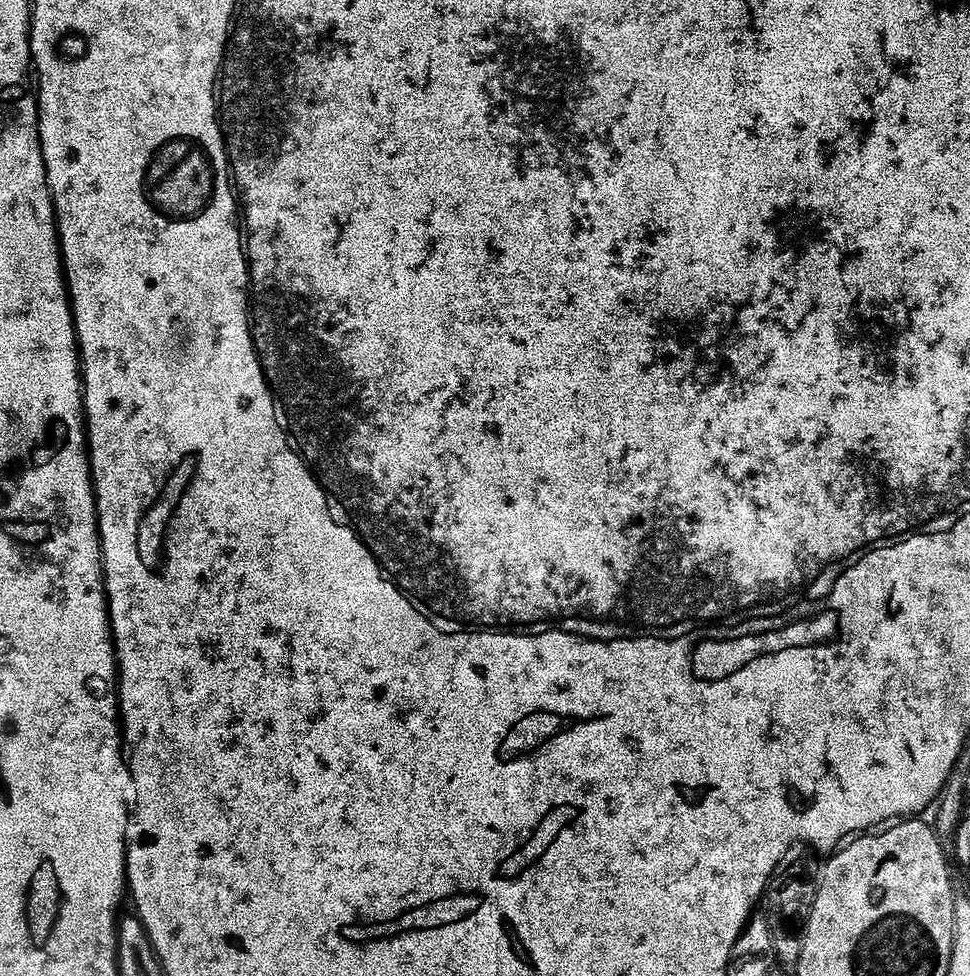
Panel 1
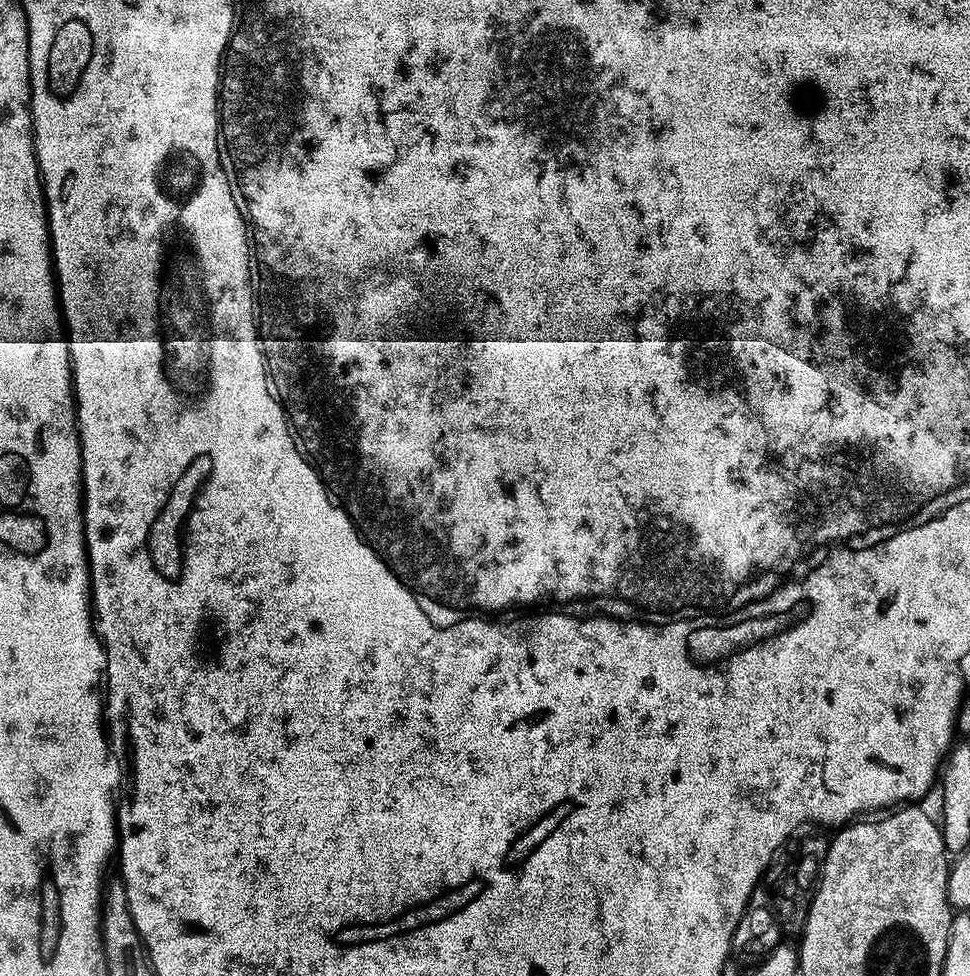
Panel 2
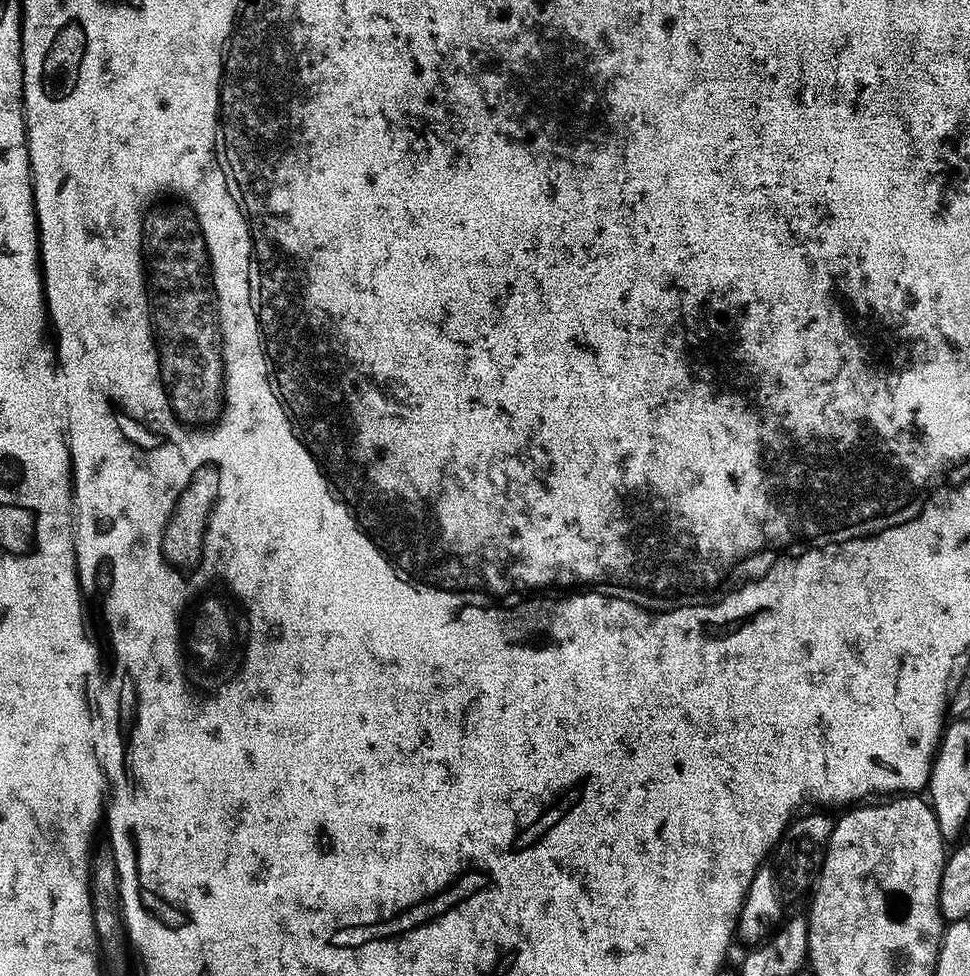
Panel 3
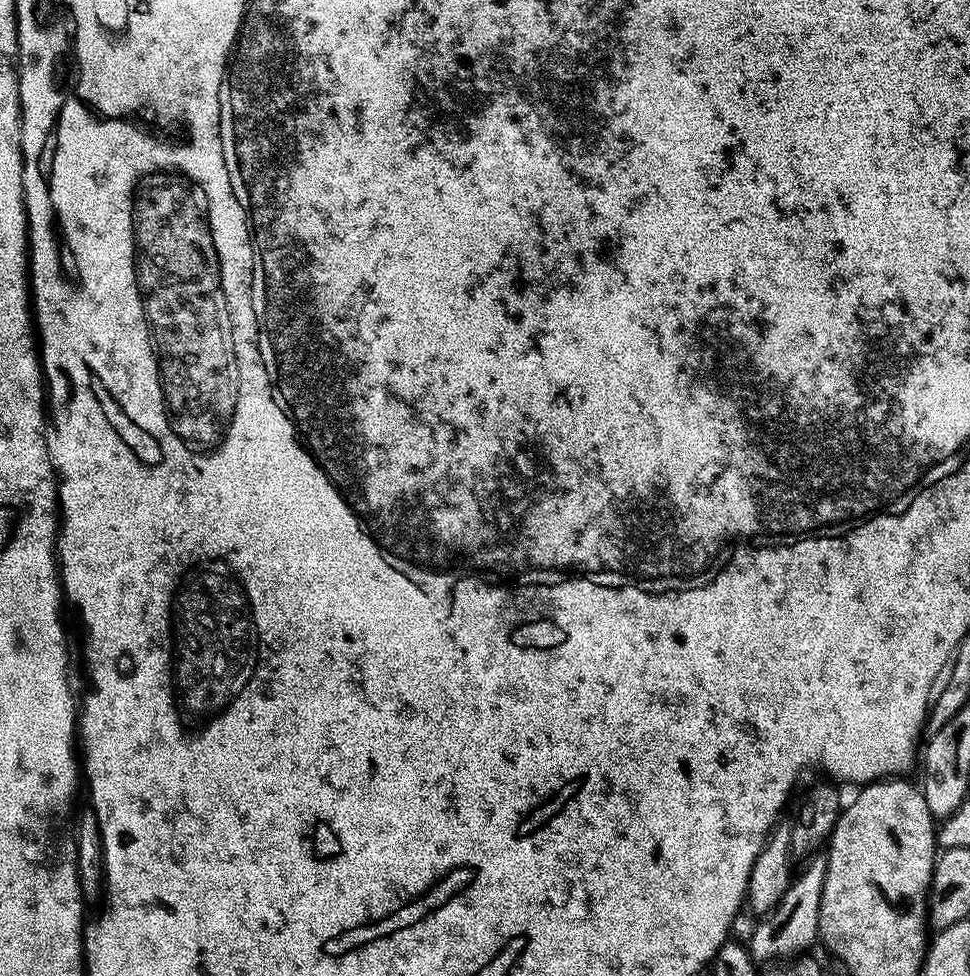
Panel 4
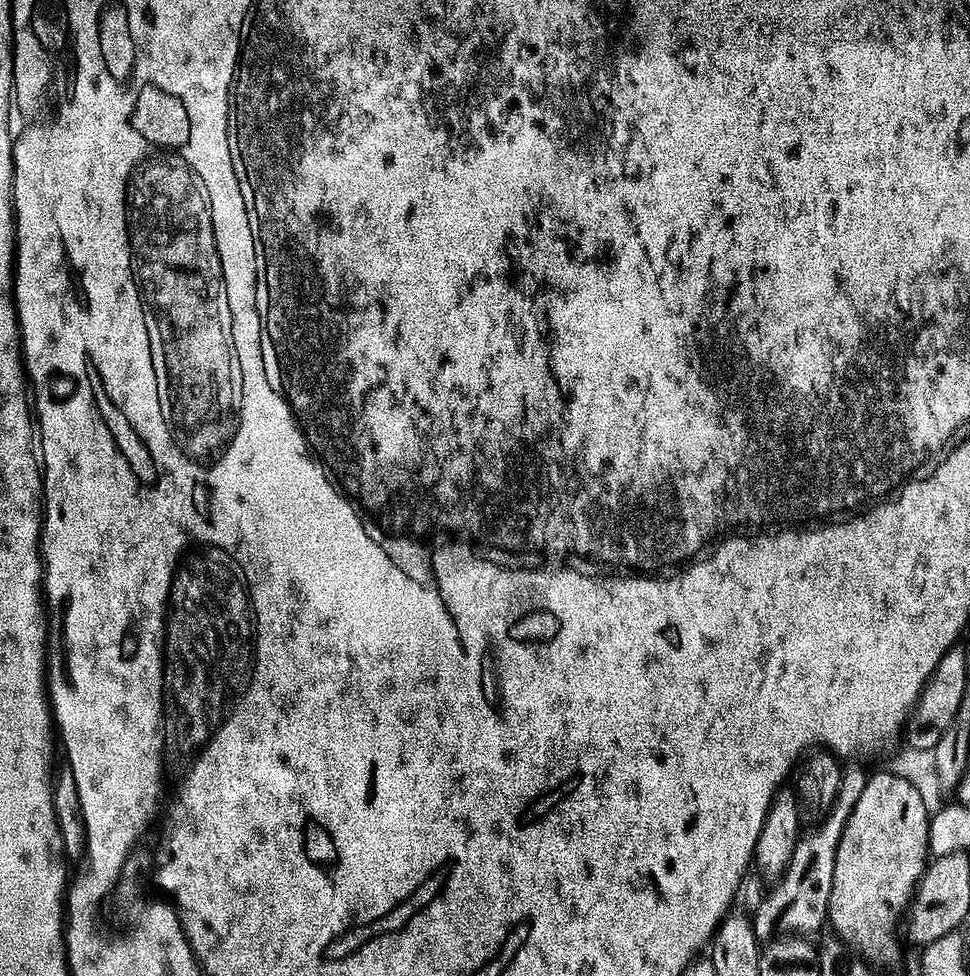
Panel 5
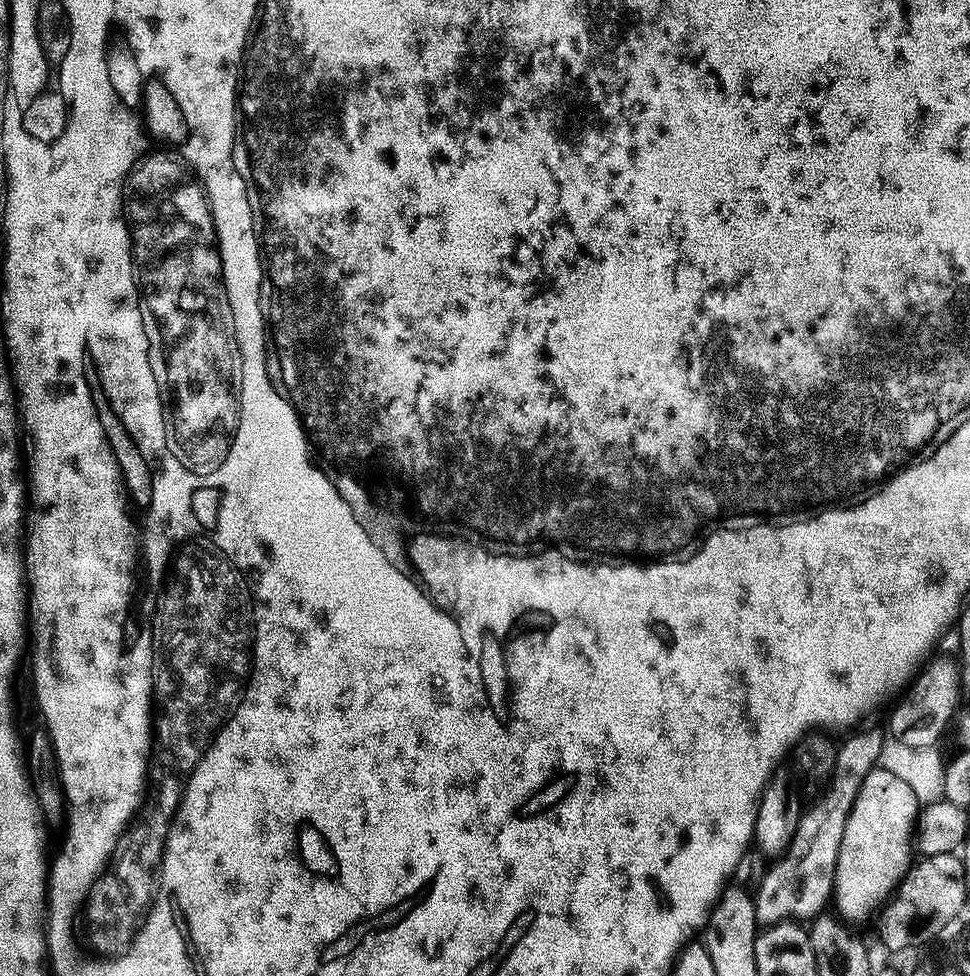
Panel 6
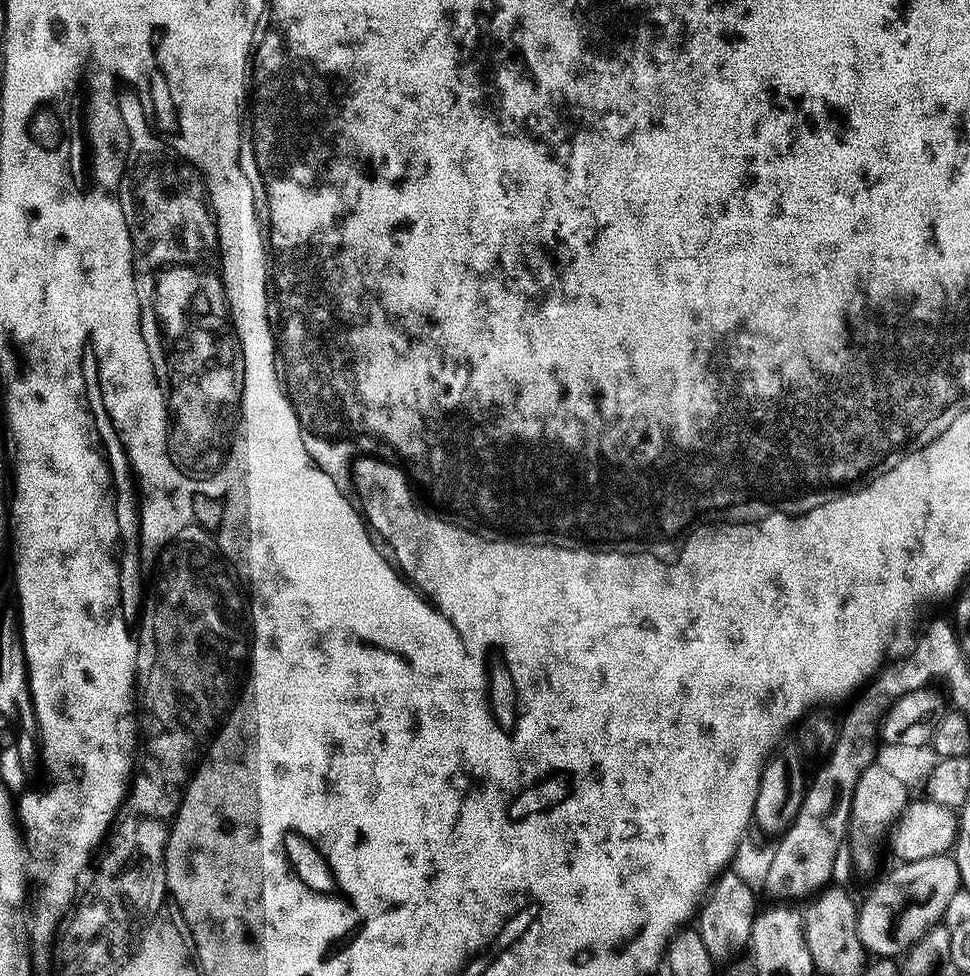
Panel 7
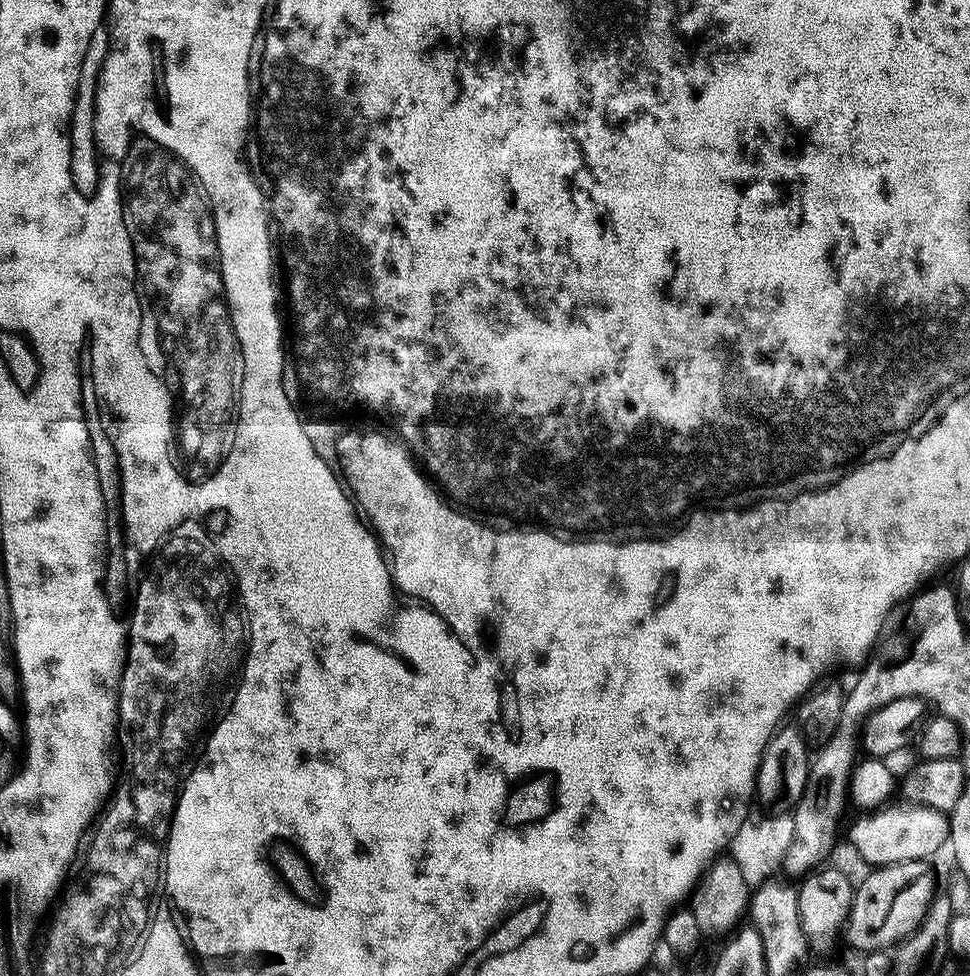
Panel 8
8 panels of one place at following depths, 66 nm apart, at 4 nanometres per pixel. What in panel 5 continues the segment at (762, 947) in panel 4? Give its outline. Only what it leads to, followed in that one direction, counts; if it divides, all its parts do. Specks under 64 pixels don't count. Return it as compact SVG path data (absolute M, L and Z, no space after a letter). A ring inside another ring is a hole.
M852 764L843 769L840 774L840 785L836 791L836 797L832 799L832 807L828 809L826 815L815 826L801 835L800 841L794 846L794 854L786 866L786 870L771 885L772 888L760 900L760 905L756 908L756 916L751 917L754 926L756 939L761 942L767 942L777 934L812 934L808 932L819 933L820 927L828 924L828 907L830 906L830 890L834 886L834 858L838 854L838 842L842 838L842 830L854 810L854 806L861 796L862 790L866 786L869 773L864 772L860 764Z

